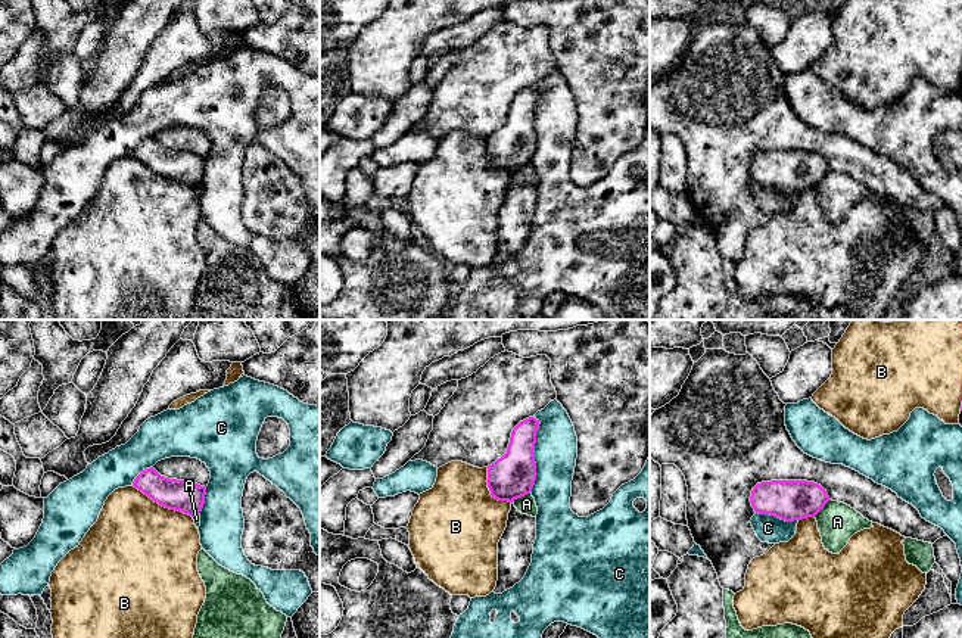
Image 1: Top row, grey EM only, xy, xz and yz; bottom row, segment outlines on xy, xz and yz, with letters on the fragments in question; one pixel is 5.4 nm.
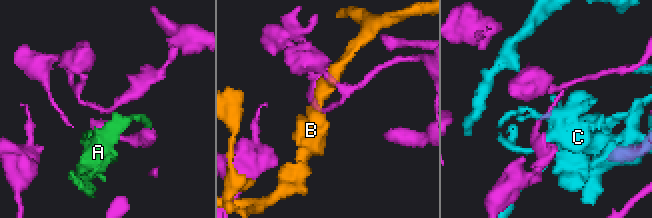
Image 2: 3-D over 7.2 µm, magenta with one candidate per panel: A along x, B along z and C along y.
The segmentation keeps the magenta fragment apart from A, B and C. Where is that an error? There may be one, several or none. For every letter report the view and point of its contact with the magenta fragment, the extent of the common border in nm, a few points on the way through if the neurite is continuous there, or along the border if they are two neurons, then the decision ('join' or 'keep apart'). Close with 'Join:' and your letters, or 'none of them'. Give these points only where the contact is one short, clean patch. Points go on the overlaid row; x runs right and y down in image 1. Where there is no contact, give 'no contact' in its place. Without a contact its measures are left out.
A: xz (520, 497) | 110 nm | along xz (529, 492), (513, 503) | keep apart
B: xy (162, 506) | 380 nm | keep apart
C: xz (534, 454) | 420 nm | keep apart
Join: none of them

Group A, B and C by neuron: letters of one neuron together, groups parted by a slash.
A / B / C

